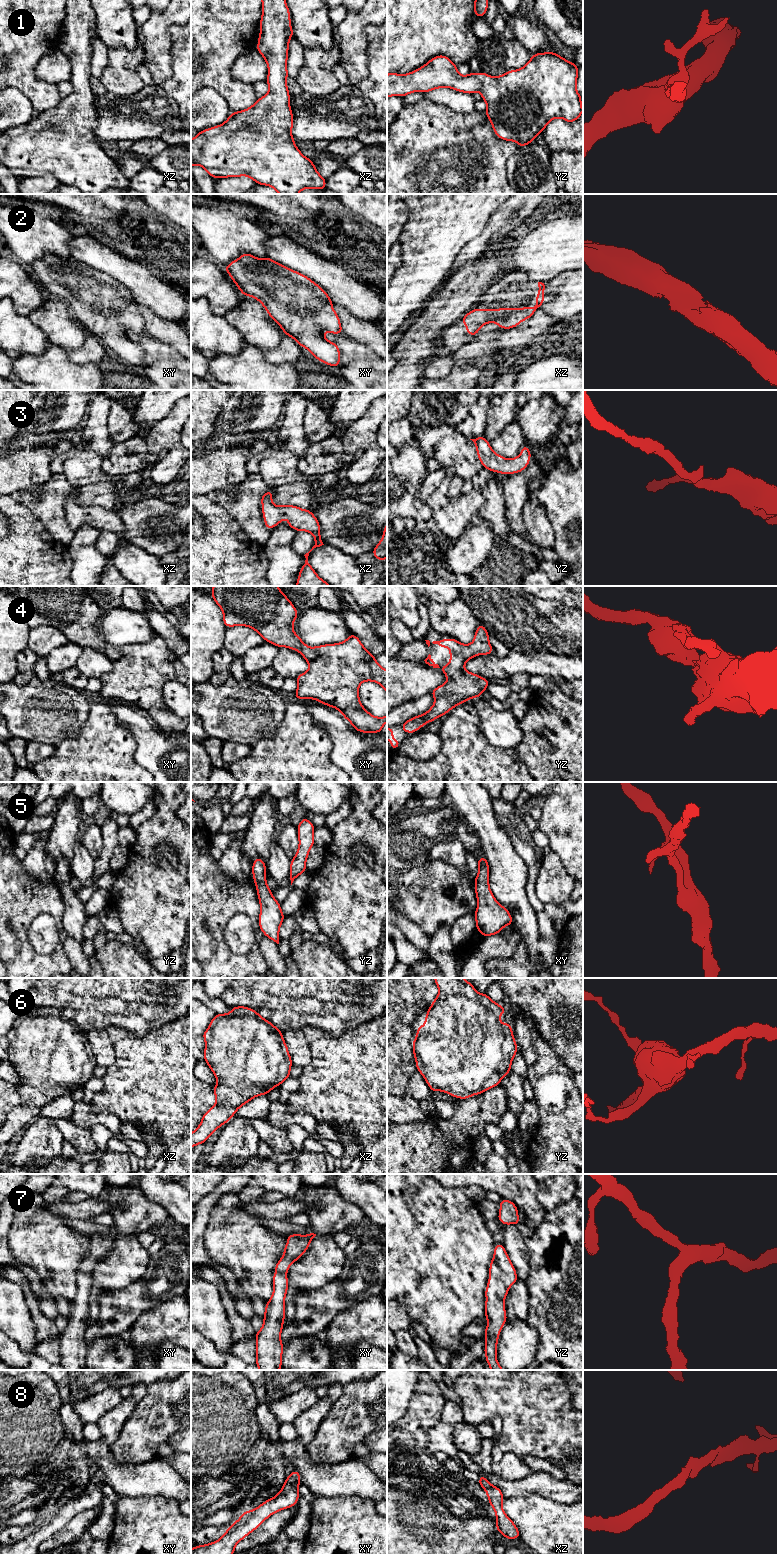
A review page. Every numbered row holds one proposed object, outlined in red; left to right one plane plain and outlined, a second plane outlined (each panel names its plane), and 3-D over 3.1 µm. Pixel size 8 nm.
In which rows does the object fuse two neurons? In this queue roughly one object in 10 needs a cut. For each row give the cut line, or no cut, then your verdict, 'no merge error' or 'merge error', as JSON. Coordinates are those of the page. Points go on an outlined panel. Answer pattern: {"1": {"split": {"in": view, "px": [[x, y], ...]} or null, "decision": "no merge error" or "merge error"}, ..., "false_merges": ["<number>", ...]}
{"1": {"split": null, "decision": "no merge error"}, "2": {"split": null, "decision": "no merge error"}, "3": {"split": null, "decision": "no merge error"}, "4": {"split": null, "decision": "no merge error"}, "5": {"split": null, "decision": "no merge error"}, "6": {"split": null, "decision": "no merge error"}, "7": {"split": null, "decision": "no merge error"}, "8": {"split": null, "decision": "no merge error"}, "false_merges": []}

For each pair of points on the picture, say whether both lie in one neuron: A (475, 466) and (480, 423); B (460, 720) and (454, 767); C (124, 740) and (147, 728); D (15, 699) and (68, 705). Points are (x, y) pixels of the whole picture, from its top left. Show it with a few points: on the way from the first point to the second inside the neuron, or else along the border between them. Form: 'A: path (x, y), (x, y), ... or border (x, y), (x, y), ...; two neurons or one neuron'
A: border (454, 426), (469, 439); two neurons
B: path (460, 732), (460, 755); one neuron
C: border (116, 719), (132, 734), (136, 744), (135, 759); two neurons
D: path (28, 705), (55, 705); one neuron

